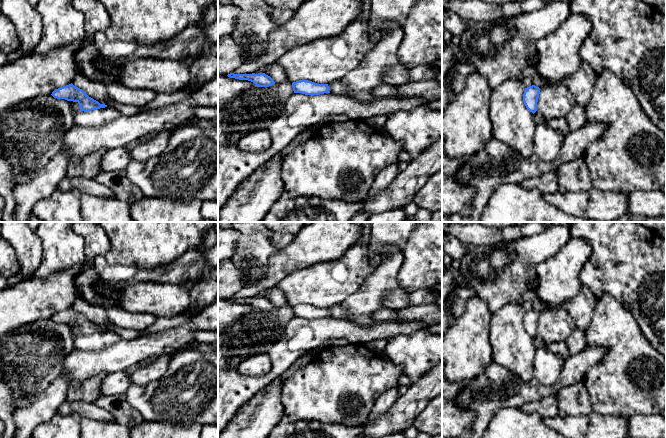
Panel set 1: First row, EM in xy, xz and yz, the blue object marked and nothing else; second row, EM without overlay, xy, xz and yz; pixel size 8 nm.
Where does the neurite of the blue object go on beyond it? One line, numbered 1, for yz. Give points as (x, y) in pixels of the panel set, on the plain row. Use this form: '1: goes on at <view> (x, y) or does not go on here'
1: does not go on here

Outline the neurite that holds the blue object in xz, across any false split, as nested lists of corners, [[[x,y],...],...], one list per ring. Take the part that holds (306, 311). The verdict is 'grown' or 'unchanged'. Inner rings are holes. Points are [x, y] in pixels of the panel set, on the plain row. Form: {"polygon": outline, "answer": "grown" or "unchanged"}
{"polygon": [[[300,304],[292,307],[294,317],[305,319],[320,319],[330,317],[328,308],[317,308],[308,304]]], "answer": "unchanged"}

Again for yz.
{"polygon": [[[532,309],[525,312],[523,326],[526,332],[533,338],[537,335],[537,326],[540,318],[540,312]]], "answer": "unchanged"}

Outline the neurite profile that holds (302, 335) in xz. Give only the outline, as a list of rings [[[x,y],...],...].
[[[294,317],[284,336],[268,352],[272,368],[267,375],[244,376],[237,368],[218,371],[218,437],[247,400],[271,380],[285,373],[297,359],[310,351],[316,351],[326,341],[346,338],[350,344],[365,344],[427,328],[428,324],[424,322],[375,322],[370,327],[361,328],[344,319],[333,317]]]

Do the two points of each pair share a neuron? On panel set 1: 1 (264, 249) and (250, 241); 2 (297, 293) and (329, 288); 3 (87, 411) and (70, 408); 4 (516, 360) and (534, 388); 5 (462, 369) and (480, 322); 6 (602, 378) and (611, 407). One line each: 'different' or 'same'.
1: same
2: same
3: same
4: different
5: same
6: same

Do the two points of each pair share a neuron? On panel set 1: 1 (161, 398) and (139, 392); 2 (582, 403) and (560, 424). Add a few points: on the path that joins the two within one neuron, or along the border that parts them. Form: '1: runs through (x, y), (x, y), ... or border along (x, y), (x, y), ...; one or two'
1: runs through (156, 398), (144, 397); one
2: border along (592, 411), (587, 414), (565, 415); two

